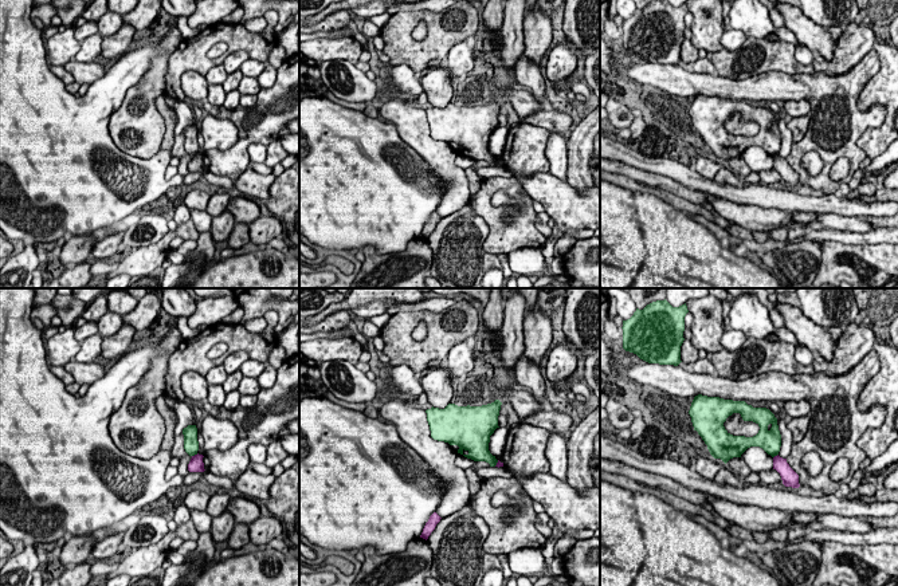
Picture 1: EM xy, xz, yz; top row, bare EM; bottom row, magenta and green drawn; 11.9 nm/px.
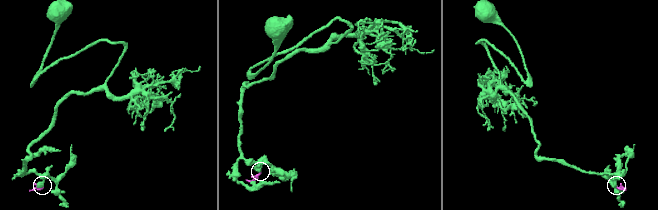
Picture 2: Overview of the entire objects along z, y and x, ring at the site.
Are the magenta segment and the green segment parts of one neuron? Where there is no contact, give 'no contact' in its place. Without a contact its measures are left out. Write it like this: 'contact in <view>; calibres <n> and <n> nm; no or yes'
contact in xy; calibres 170 and 190 nm; no

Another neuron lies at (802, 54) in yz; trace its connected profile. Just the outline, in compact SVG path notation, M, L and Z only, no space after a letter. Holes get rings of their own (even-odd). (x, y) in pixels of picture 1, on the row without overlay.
M787 27L775 28L773 31L781 40L789 42L795 46L795 59L803 64L812 64L815 52L800 44L795 34Z

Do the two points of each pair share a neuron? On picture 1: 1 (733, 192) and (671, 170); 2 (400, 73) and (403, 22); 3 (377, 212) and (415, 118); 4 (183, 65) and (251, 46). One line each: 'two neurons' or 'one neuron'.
1: one neuron
2: two neurons
3: two neurons
4: one neuron

